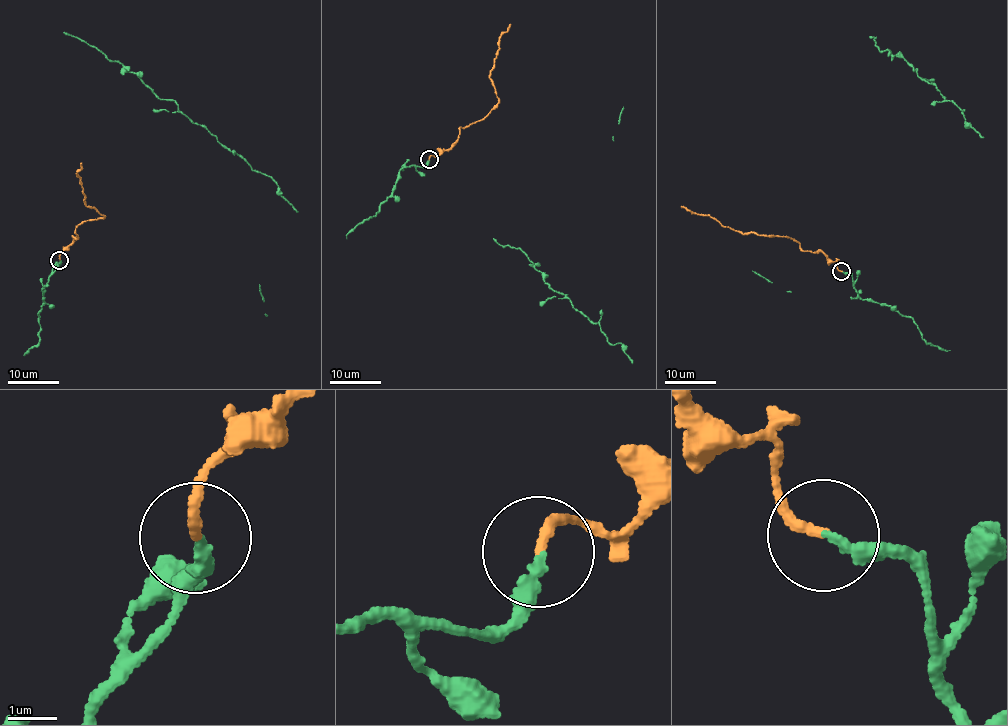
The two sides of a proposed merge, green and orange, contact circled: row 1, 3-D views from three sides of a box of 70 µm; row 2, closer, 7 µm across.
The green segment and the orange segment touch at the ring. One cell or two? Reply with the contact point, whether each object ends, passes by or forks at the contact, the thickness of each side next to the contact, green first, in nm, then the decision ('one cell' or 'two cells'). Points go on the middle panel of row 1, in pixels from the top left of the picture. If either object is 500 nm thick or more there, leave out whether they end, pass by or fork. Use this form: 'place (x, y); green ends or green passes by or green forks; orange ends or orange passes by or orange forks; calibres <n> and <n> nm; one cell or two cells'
place (429, 159); green ends; orange ends; calibres 240 and 200 nm; one cell

